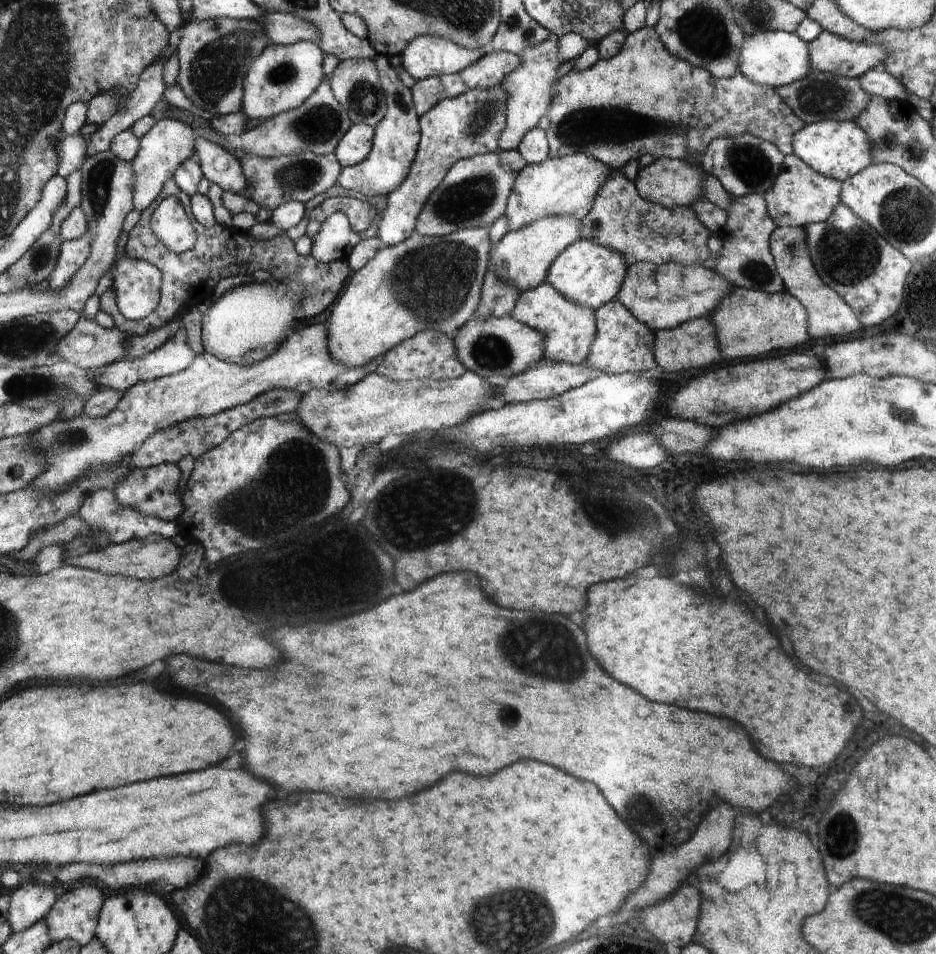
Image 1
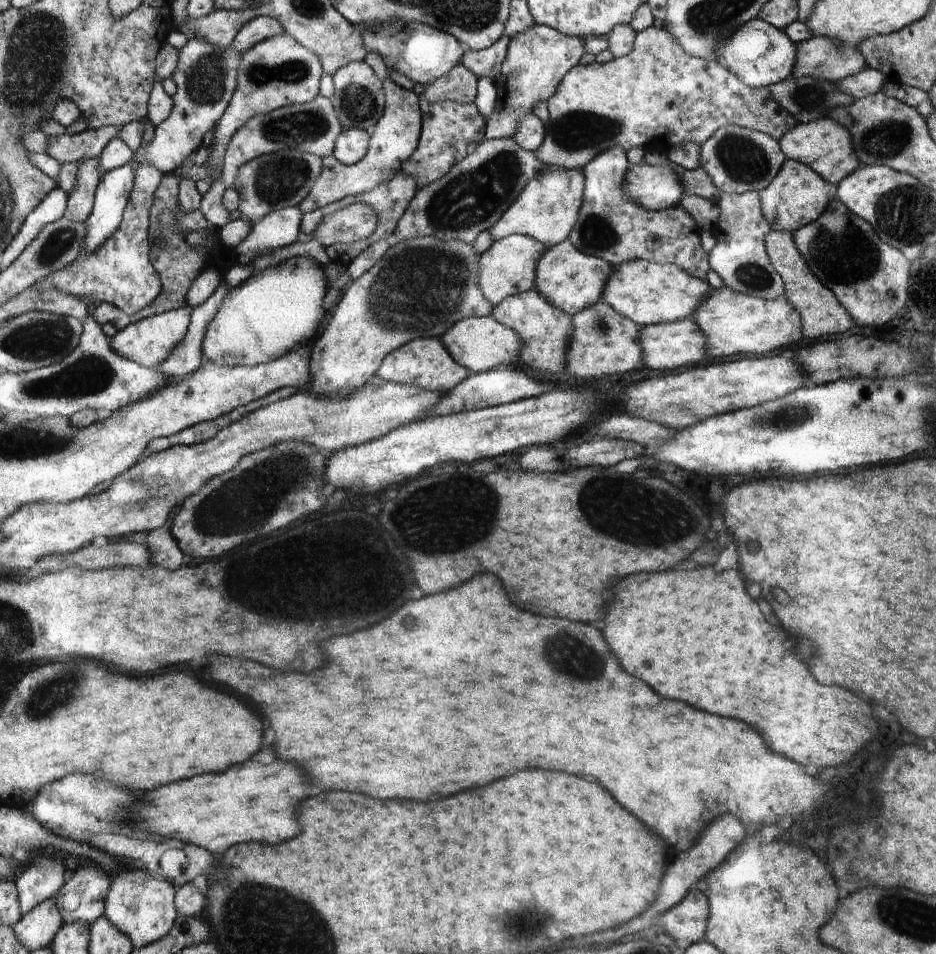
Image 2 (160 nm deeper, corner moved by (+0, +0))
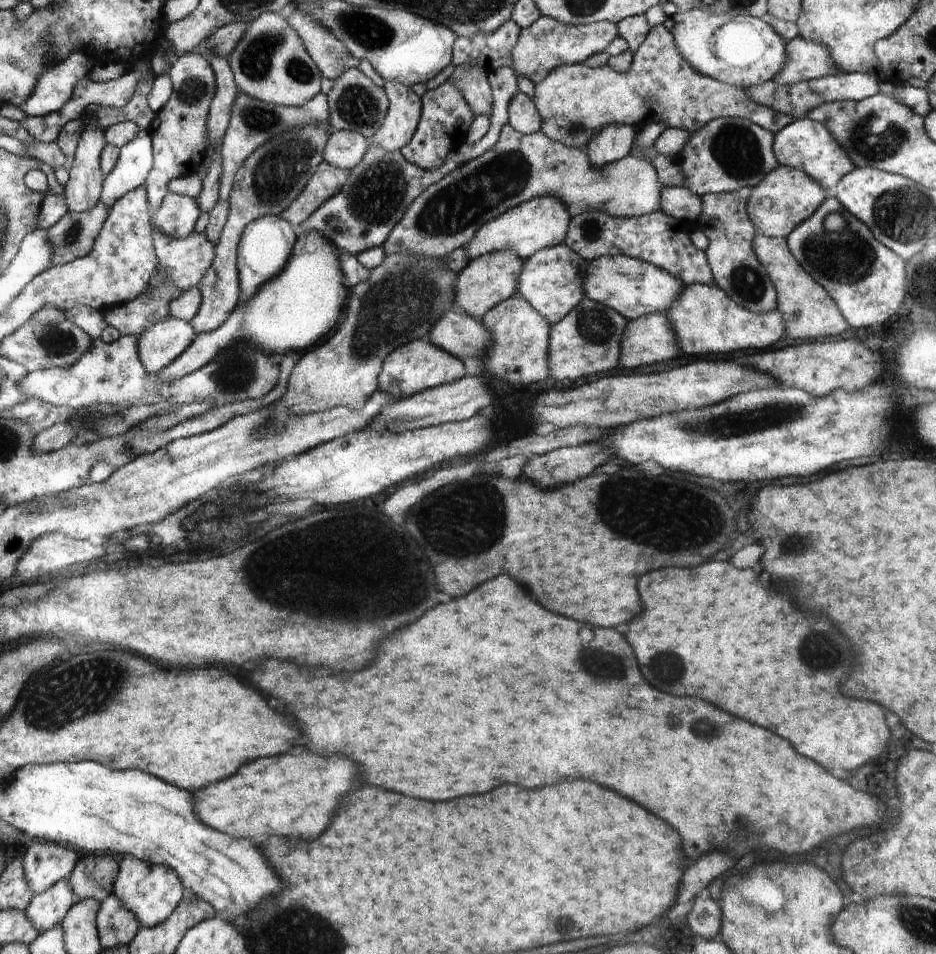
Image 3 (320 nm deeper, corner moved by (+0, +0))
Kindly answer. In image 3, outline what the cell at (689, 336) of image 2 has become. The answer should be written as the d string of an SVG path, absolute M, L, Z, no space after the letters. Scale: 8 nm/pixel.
M650 313L629 321L620 350L619 370L628 372L682 355L664 313Z

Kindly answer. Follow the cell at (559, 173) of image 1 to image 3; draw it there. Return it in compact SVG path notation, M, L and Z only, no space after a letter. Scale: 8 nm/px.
M536 197L487 222L462 248L470 261L482 257L483 254L500 253L502 250L515 251L519 258L525 261L544 247L562 245L566 240L571 218L567 207L559 199Z

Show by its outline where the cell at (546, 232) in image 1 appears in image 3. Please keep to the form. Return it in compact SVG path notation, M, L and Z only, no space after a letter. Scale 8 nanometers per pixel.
M502 250L500 253L483 254L482 257L476 257L467 262L466 268L462 269L455 278L455 310L458 310L472 318L482 320L492 308L499 302L506 301L518 292L518 282L520 273L523 270L523 262L515 251Z

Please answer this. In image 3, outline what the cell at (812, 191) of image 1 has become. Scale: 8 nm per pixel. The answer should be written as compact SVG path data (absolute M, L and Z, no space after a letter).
M776 165L768 173L768 178L760 181L751 190L751 198L747 202L747 213L758 233L786 239L800 224L811 217L816 209L822 207L827 197L828 192L803 170Z

